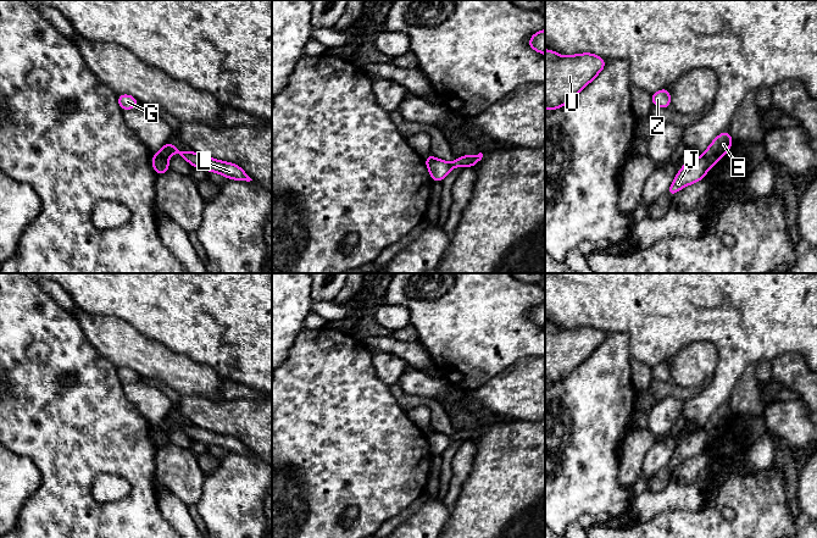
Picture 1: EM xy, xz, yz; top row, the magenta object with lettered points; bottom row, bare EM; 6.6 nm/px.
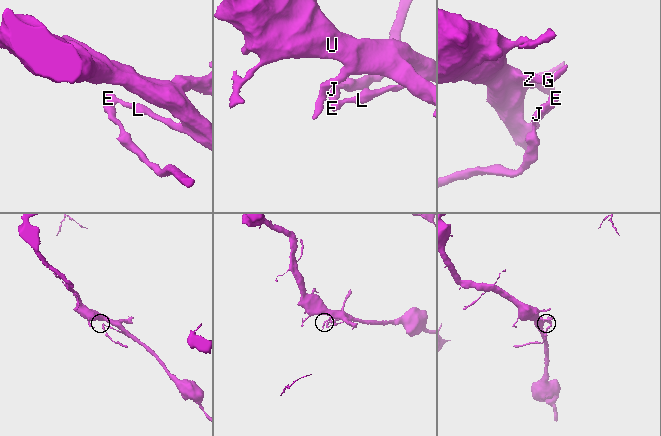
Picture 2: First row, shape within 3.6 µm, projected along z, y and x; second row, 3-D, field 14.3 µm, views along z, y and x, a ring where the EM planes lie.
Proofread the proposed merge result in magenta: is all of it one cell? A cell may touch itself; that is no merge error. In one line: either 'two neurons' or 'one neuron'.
two neurons

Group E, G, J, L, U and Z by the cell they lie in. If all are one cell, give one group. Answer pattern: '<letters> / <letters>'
E G L U Z / J

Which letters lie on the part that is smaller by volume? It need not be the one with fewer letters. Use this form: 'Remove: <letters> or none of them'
Remove: J

